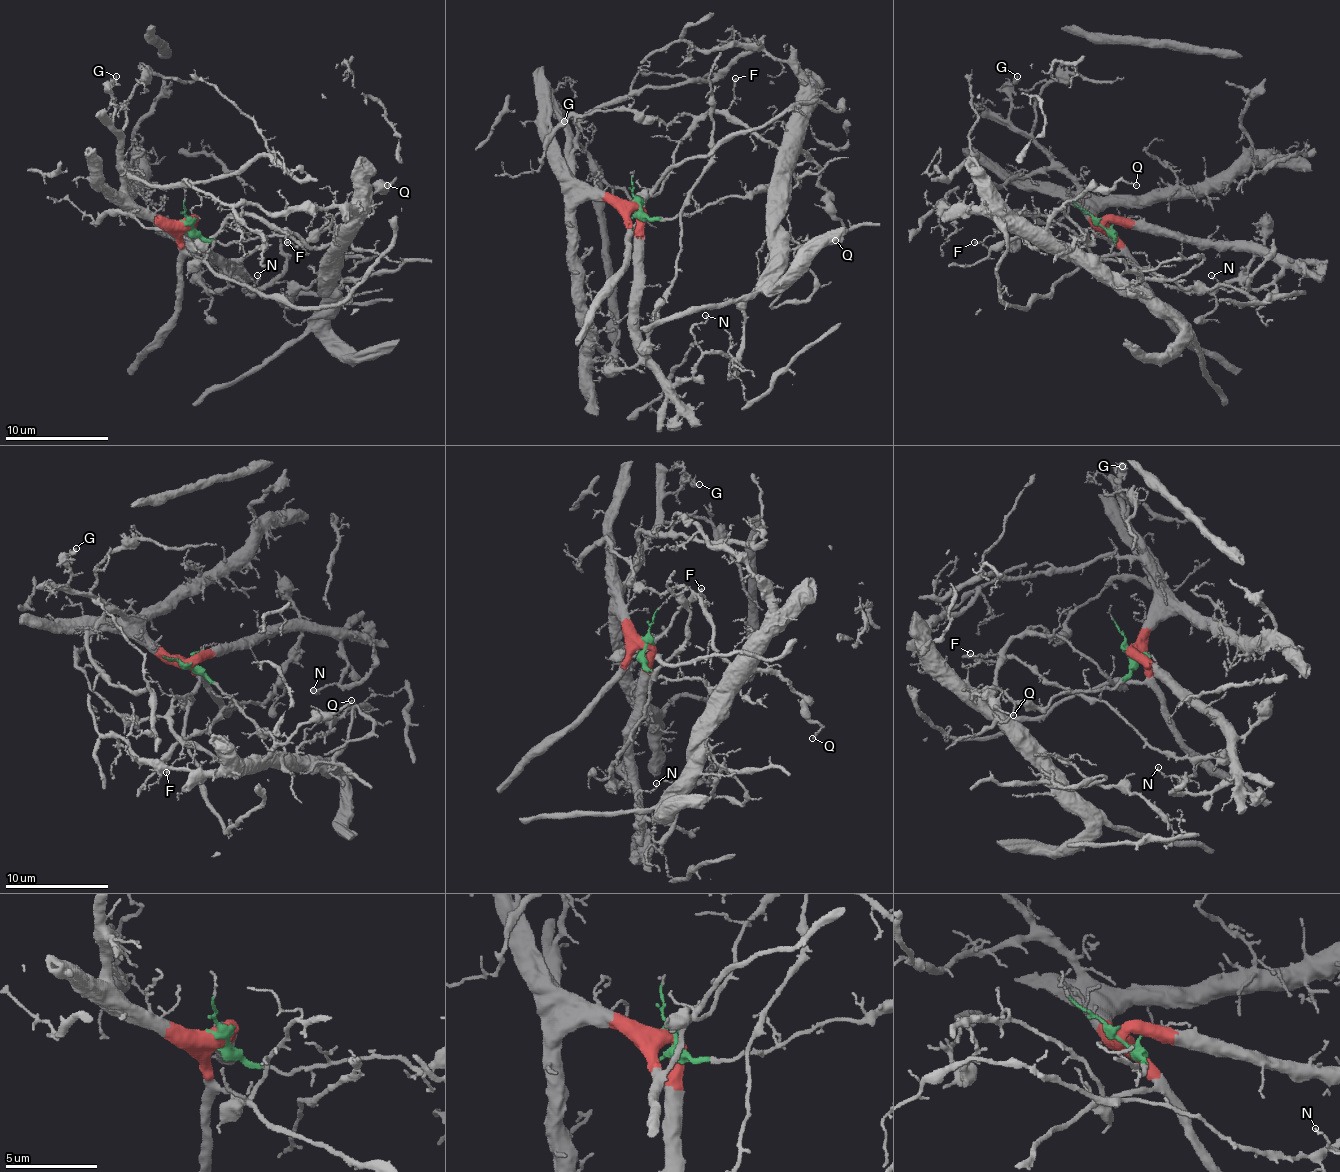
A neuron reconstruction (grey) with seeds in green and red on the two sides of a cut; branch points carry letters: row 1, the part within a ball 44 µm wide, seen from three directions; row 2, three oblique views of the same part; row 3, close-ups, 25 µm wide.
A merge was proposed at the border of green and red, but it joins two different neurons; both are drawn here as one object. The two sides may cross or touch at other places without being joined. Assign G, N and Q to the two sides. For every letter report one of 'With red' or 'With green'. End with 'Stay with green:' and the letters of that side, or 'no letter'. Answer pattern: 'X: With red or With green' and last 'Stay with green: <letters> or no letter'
G: With red
N: With red
Q: With green
Stay with green: Q

